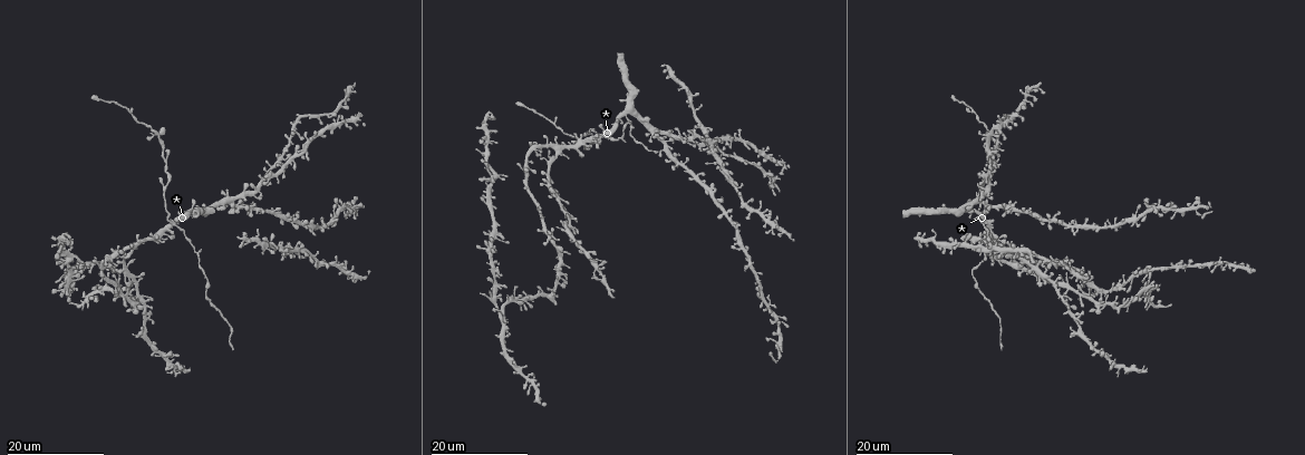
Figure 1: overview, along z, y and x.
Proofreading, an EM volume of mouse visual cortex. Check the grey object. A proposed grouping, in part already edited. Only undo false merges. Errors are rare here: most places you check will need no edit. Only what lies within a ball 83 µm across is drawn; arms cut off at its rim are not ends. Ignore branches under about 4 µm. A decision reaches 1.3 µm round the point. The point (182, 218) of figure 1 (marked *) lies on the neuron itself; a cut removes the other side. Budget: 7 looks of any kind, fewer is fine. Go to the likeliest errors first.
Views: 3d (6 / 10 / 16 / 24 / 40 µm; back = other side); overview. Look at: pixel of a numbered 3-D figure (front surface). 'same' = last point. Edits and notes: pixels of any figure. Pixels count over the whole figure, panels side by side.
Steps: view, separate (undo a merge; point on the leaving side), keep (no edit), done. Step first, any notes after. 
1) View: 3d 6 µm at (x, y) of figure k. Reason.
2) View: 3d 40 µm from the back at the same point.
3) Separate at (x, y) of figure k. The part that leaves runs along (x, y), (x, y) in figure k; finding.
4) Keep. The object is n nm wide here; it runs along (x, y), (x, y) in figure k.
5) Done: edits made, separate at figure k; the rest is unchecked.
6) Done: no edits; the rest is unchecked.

View: 3d 24 µm at (974, 115) of figure 1. Three arms meet.

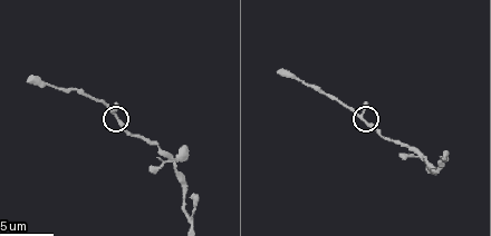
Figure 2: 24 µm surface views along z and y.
View: 3d 6 µm at (364, 120) of figure 2.

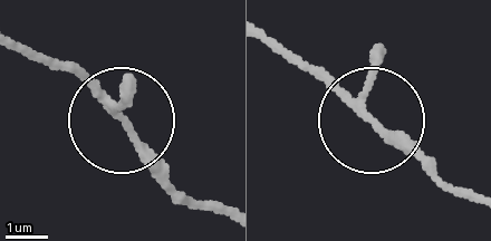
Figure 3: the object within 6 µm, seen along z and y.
Keep. 3 arms meet here; it runs along (223, 214), (192, 200), (57, 65) in figure 3; all the same neuron.

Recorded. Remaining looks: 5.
View: 3d 24 µm at (174, 224) of figure 1. Four arms meet.

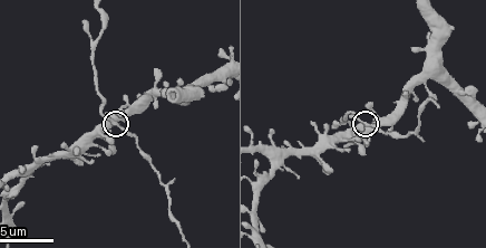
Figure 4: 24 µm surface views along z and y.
View: 3d 6 µm at (115, 123) of figure 4. Zoom in.

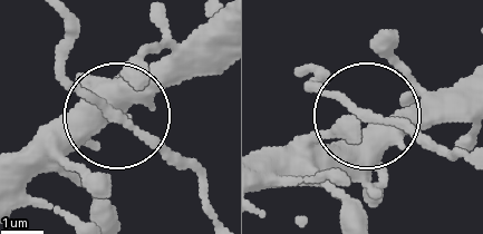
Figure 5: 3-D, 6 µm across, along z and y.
Keep. It runs along (189, 60), (117, 113), (57, 52) in figure 5; one neuron here.

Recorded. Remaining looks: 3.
View: 3d 16 µm at (500, 174) of figure 1. Three arms meet.

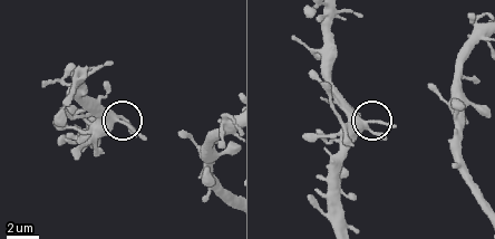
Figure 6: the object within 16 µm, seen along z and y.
View: 3d 10 µm at (374, 122) of figure 6.

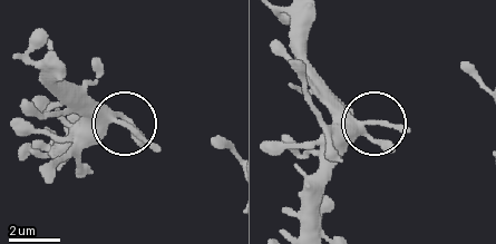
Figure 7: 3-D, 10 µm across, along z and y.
View: 3d 6 µm at (371, 122) of figure 7.

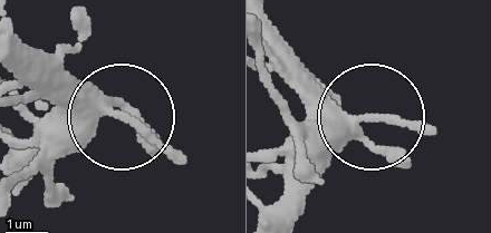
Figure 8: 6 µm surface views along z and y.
Keep. The object is 220 nm wide here; all the same neuron.

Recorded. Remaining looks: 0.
Done: no edits; the rest is unchecked.

